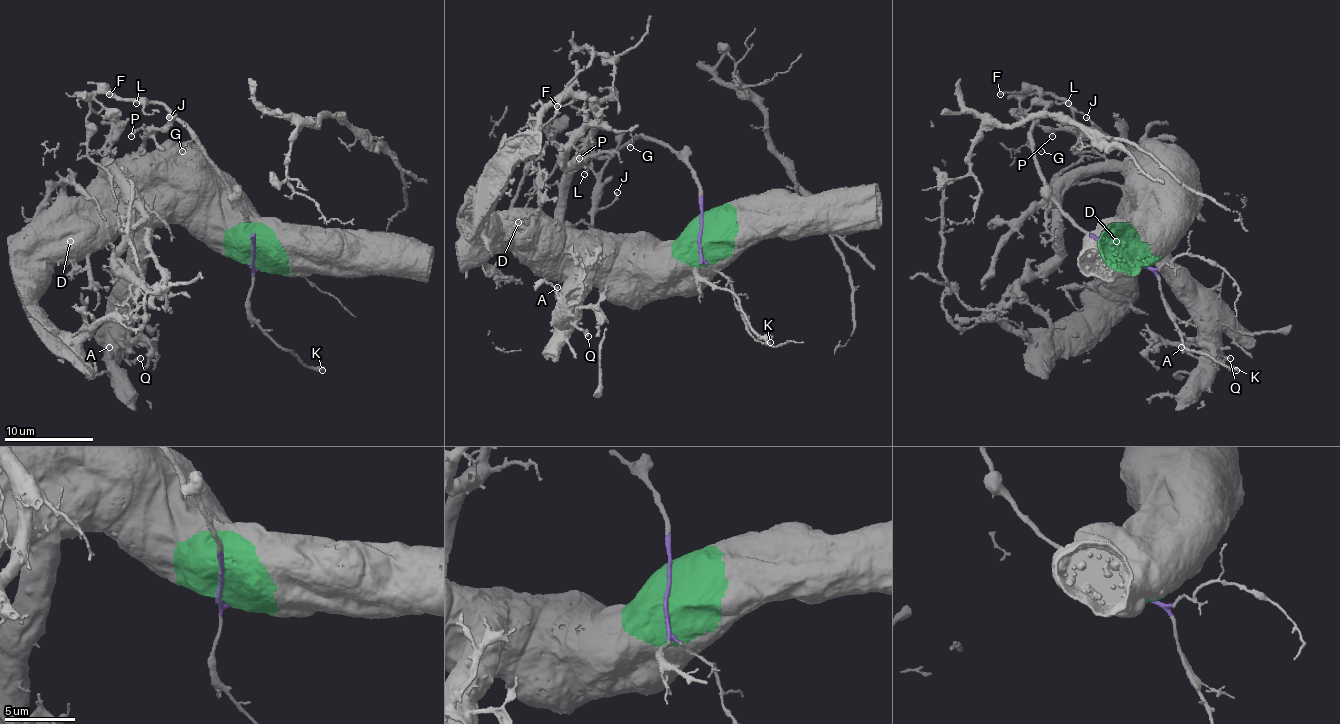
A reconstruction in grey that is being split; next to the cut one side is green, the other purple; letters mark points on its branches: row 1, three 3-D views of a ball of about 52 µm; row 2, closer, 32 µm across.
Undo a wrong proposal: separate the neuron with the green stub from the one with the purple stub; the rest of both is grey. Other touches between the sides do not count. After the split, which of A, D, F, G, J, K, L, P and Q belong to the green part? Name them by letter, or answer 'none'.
A, D, J, P, Q

